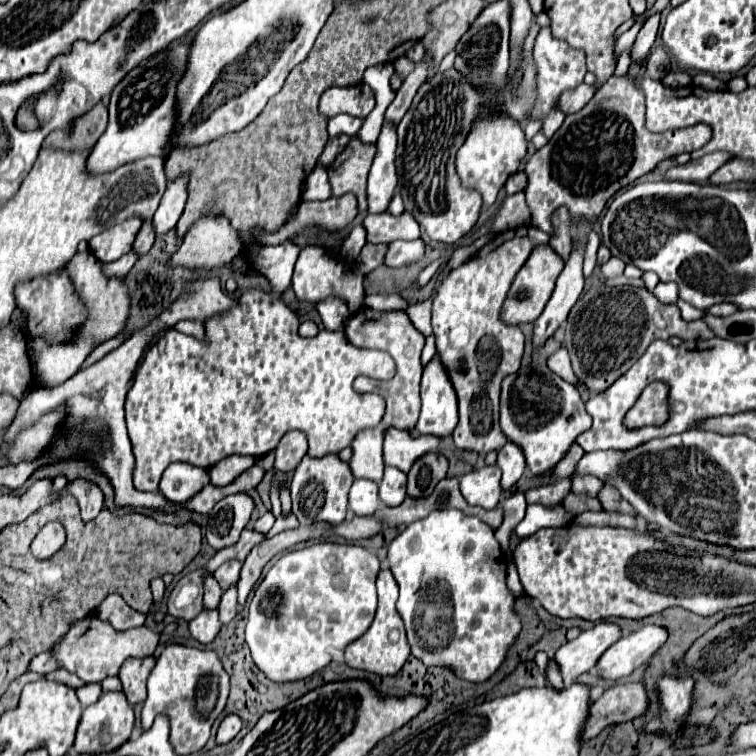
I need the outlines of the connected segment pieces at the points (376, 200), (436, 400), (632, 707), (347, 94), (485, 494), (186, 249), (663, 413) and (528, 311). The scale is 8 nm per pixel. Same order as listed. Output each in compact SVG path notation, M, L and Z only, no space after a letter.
M384 118L382 132L376 142L376 158L368 176L368 212L386 212L390 198L394 196L398 176L396 176L396 126Z
M438 356L424 368L420 396L422 412L416 430L438 438L452 436L454 426L458 424L458 400Z
M616 684L608 690L604 690L600 694L600 698L590 704L590 718L586 720L588 724L582 730L582 742L588 742L590 738L596 738L606 726L628 722L628 720L640 716L646 710L646 706L648 706L648 698L646 698L646 690L644 690L642 684Z
M348 86L348 88L330 88L322 94L320 102L320 112L328 118L336 114L350 114L356 118L366 118L370 110L374 108L374 92L370 86Z
M484 466L478 472L468 472L460 478L460 492L470 506L482 506L492 510L500 500L500 476L498 466Z
M222 214L202 216L184 234L184 242L182 242L180 250L174 254L172 264L174 266L186 266L190 270L196 270L196 268L198 270L212 270L220 264L224 266L226 262L230 262L234 256L238 256L240 250L242 250L242 240L238 238L238 230L234 230L230 226L228 218L224 218Z
M652 382L644 388L636 404L626 412L624 426L628 430L638 430L642 426L662 426L668 418L668 386L664 382Z
M538 246L534 250L534 254L530 254L530 258L526 260L526 264L520 268L520 272L516 274L508 296L504 300L502 306L502 320L506 324L526 324L526 322L534 322L538 318L538 314L542 314L546 302L550 300L550 294L554 290L554 282L558 278L558 274L562 272L562 258L550 248L550 246Z

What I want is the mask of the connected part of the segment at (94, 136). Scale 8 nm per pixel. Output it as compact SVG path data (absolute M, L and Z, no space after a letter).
M102 102L82 114L78 122L74 122L74 130L66 134L66 130L54 130L46 140L44 146L54 146L54 148L64 148L64 150L84 150L92 148L102 132L106 130L108 124L108 110Z

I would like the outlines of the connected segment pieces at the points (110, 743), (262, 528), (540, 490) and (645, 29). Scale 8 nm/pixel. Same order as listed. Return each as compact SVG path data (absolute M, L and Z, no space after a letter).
M104 692L96 704L84 708L76 732L74 754L108 754L110 750L122 746L122 742L128 742L132 728L134 728L134 712L132 706L126 702L124 692Z
M266 512L264 516L260 516L260 518L256 520L256 524L254 524L254 532L266 534L266 532L272 528L272 524L274 524L274 516L272 516L272 512Z
M556 480L552 484L546 484L546 486L538 486L538 488L532 488L526 492L526 502L528 504L536 504L540 500L544 500L544 504L548 506L554 506L554 504L560 504L562 498L570 492L570 480Z
M660 12L652 14L644 22L644 26L642 26L642 30L640 30L640 34L638 34L638 38L636 38L634 46L632 46L632 58L634 60L644 60L648 56L648 52L652 50L652 44L656 40L658 26L660 26Z

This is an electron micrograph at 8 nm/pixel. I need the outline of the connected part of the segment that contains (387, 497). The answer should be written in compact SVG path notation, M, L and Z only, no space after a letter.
M388 466L380 482L380 500L384 506L400 506L406 498L406 474Z

